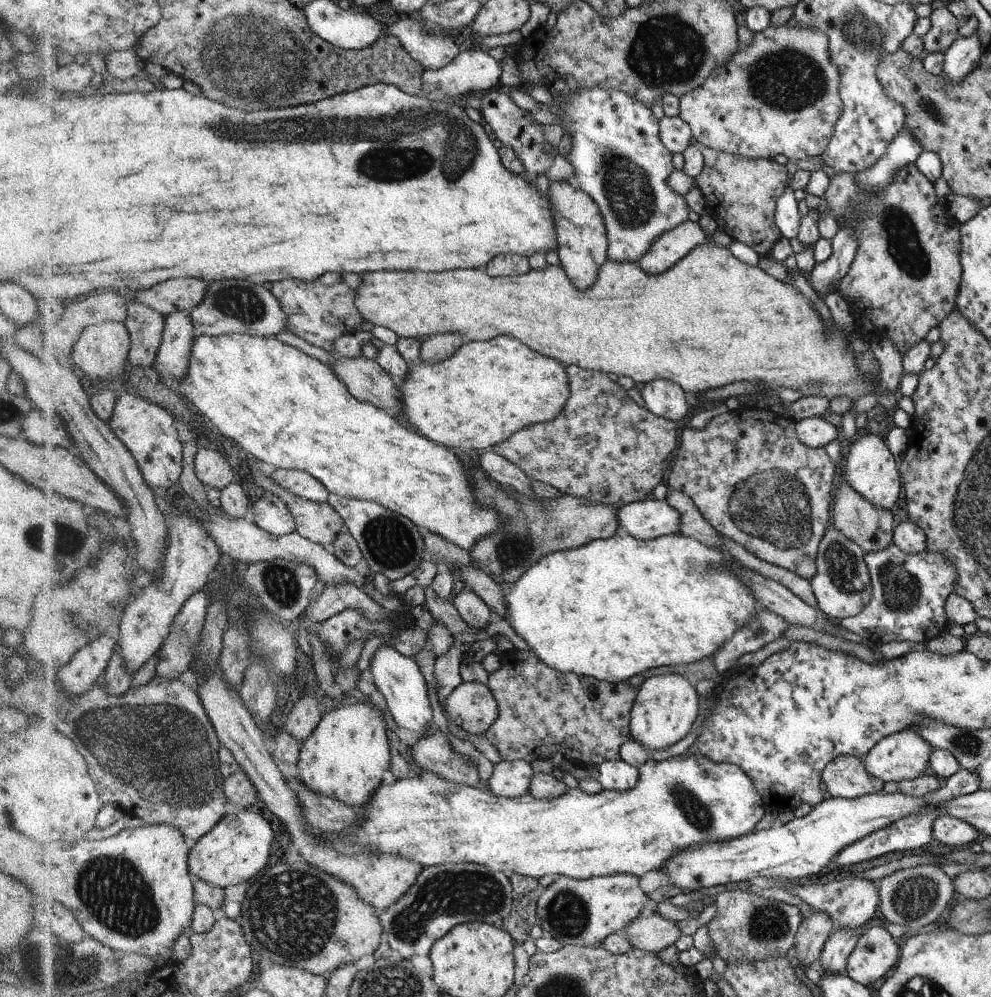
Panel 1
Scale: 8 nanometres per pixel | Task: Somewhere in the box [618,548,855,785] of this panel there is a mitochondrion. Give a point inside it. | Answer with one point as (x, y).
(710, 567)

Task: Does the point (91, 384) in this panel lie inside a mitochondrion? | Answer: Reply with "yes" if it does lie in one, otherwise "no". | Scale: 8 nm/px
no

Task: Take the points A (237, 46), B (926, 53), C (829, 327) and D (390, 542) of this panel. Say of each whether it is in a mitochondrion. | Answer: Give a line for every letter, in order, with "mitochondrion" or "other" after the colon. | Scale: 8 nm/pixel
A: mitochondrion
B: other
C: other
D: mitochondrion

